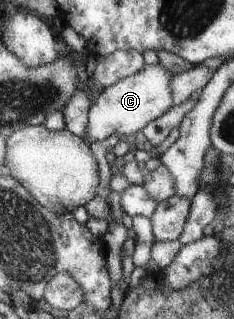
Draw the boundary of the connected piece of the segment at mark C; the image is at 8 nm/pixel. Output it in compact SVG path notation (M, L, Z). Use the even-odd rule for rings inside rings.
M160 61L155 65L145 64L144 70L140 70L138 74L126 76L120 82L102 89L99 97L91 105L85 142L88 144L100 142L113 134L124 134L126 137L129 134L136 135L148 123L168 112L174 106L170 85L178 73L167 68L170 66L164 66Z

